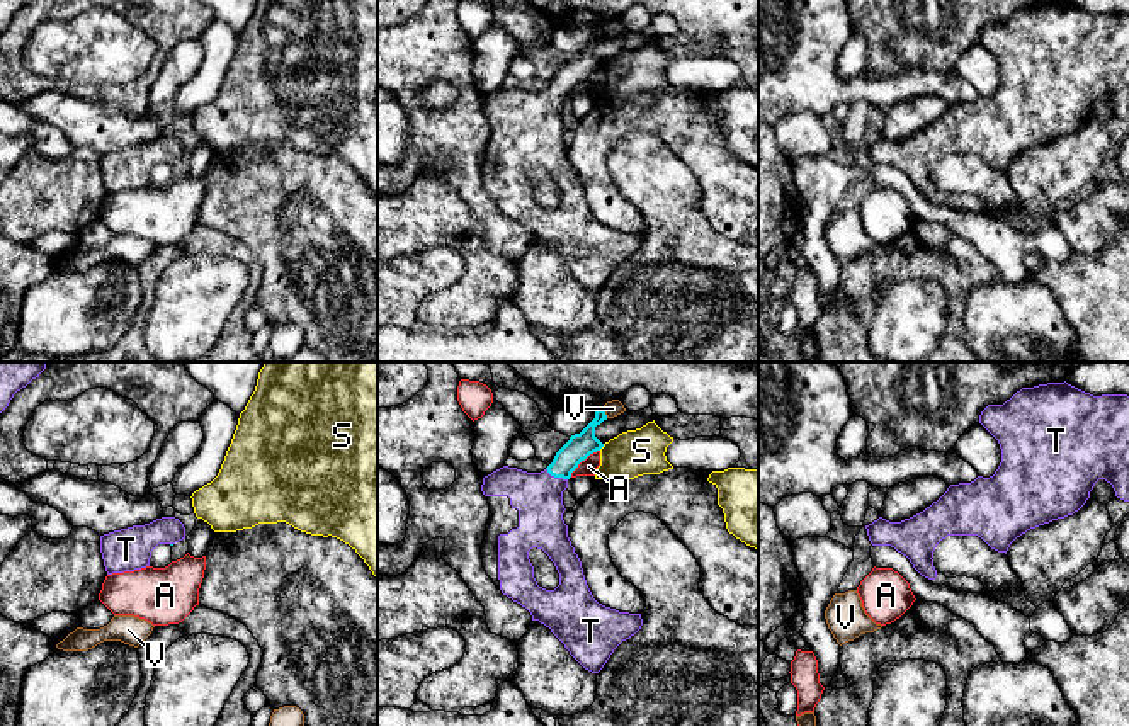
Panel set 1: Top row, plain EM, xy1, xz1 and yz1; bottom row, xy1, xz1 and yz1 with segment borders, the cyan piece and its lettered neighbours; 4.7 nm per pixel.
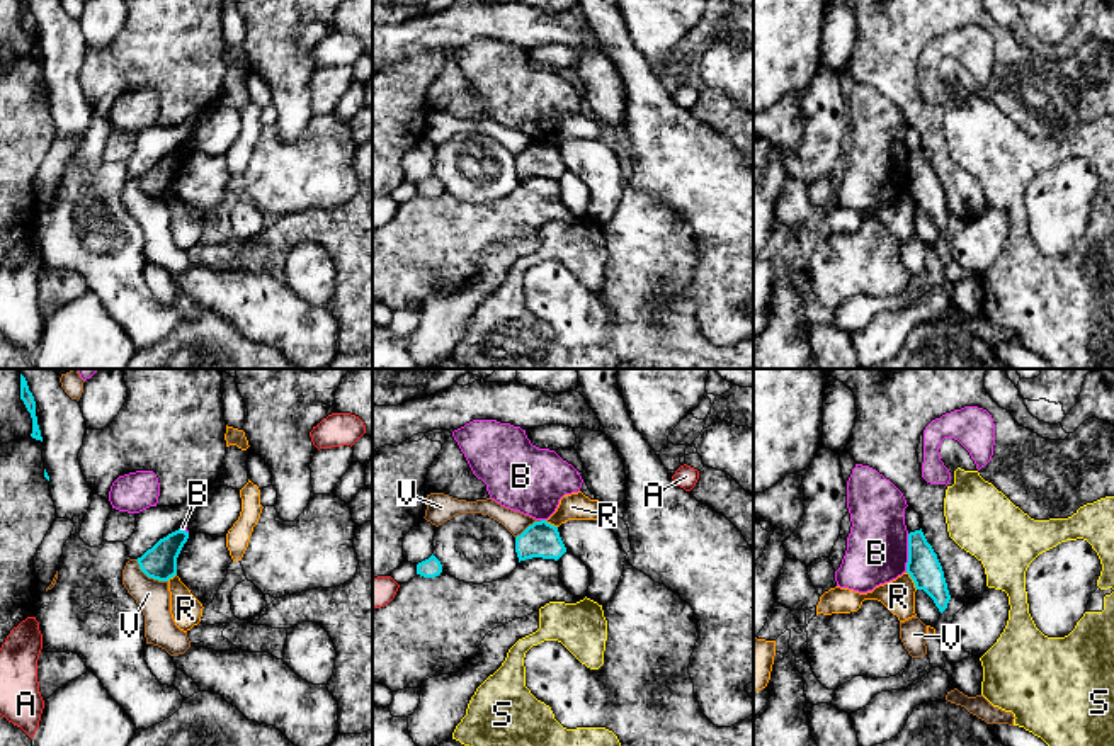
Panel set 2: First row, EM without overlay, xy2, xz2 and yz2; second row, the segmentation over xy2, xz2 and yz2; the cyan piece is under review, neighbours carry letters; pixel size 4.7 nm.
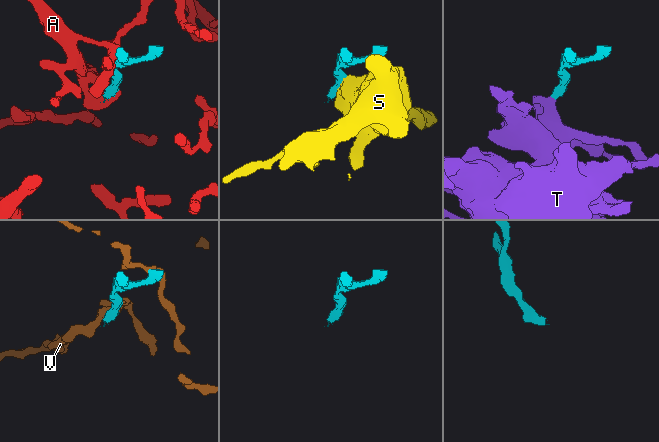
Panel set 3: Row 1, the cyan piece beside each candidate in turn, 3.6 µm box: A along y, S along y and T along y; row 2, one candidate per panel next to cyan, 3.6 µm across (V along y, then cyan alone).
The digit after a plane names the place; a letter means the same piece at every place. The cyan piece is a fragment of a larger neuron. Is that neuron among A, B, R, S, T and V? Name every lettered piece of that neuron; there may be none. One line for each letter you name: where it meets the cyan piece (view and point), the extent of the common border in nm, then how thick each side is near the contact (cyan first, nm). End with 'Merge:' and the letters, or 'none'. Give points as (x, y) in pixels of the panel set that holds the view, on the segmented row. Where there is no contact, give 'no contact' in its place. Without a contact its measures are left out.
T: contact xz1 (556, 476); length 120 nm; calibres 120 and 240 nm
Merge: T

